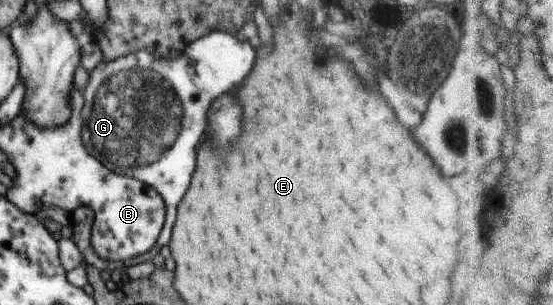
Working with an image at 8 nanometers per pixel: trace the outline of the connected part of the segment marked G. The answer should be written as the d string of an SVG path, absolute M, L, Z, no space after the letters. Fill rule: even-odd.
M214 30L189 43L182 55L174 59L164 59L154 52L142 50L111 62L103 59L89 71L81 111L81 136L86 151L110 171L136 178L153 187L164 199L166 225L150 251L125 262L107 262L96 255L91 244L94 214L89 207L80 206L70 213L71 238L83 255L86 266L96 267L99 271L126 271L132 265L152 261L160 249L168 245L172 225L176 221L176 207L194 173L196 145L206 133L210 103L240 85L252 71L254 59L256 53L248 41Z

